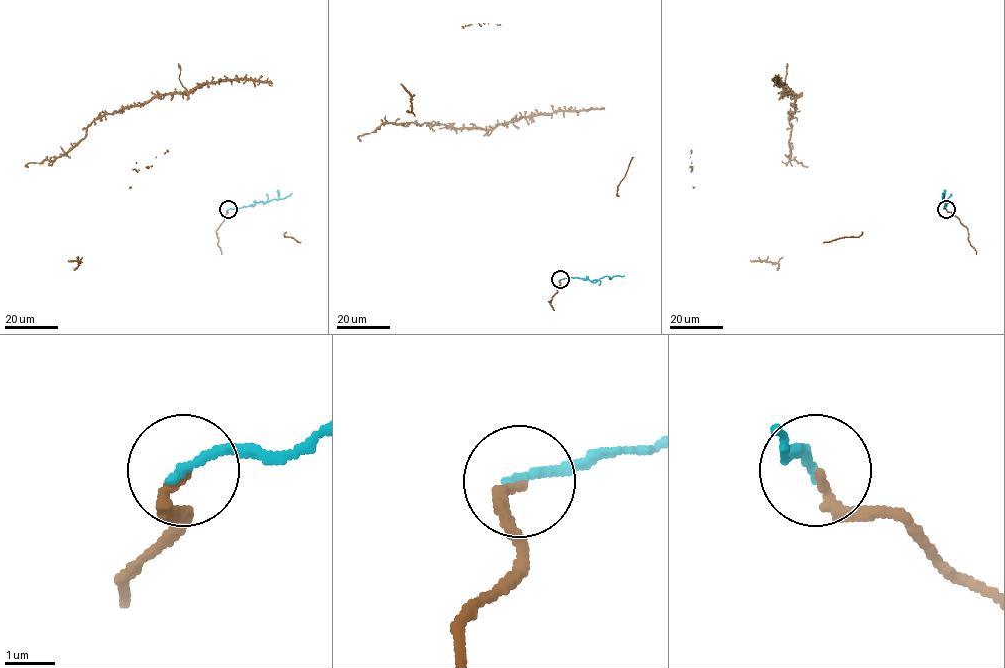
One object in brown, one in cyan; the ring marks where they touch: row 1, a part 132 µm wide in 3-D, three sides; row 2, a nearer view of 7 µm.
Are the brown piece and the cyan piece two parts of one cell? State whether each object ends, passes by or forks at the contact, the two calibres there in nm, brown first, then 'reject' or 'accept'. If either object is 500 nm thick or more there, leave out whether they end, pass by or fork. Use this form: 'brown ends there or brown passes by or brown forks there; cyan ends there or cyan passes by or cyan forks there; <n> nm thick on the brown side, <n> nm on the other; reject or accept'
brown ends there; cyan ends there; 200 nm thick on the brown side, 190 nm on the other; accept

